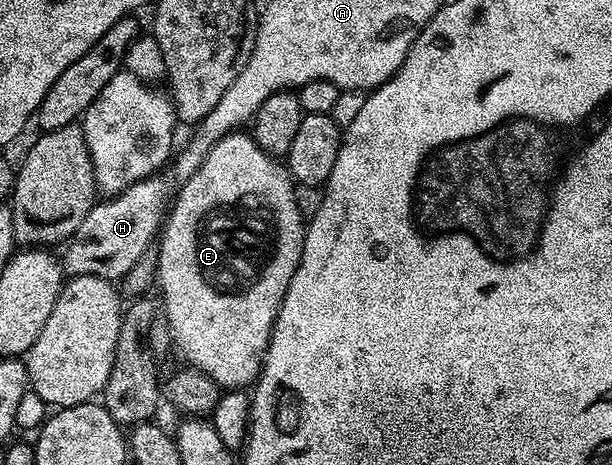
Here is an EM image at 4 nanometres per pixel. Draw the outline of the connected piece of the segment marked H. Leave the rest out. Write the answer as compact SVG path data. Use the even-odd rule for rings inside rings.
M159 175L148 176L117 196L93 204L90 214L86 214L82 226L78 226L75 236L63 249L62 268L69 277L97 276L116 282L119 276L127 277L141 263L148 246L157 239L170 200L168 184L160 179Z

